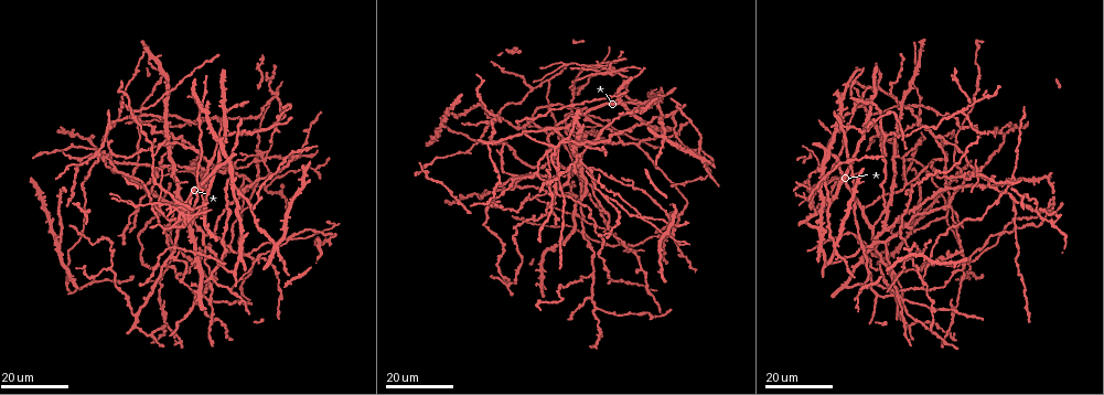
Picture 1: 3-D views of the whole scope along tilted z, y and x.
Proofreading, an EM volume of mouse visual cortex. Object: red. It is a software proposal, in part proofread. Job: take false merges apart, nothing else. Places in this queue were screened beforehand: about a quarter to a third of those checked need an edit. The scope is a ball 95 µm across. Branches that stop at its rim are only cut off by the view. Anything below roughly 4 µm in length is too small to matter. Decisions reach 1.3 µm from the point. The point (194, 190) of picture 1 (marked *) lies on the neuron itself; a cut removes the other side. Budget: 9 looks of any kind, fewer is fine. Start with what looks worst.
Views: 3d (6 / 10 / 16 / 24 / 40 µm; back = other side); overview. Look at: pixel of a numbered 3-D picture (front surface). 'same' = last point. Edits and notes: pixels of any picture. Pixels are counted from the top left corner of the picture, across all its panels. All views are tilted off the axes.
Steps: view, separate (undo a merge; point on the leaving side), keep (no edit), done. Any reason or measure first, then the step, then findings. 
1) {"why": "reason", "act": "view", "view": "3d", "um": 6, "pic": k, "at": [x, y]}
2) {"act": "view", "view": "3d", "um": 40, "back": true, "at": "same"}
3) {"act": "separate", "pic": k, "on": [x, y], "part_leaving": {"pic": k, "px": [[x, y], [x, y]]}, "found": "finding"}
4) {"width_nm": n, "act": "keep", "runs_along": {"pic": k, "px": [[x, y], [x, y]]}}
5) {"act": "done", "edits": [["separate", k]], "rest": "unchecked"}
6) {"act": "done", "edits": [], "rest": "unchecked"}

{"why": "three-way junction", "act": "view", "view": "3d", "um": 24, "pic": 1, "at": [198, 111]}

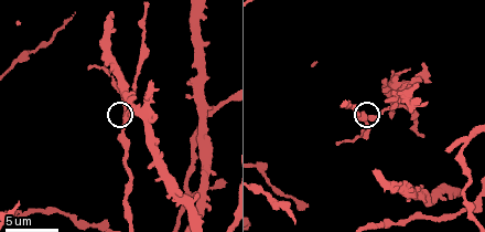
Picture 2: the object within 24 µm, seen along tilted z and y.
{"act": "view", "view": "3d", "um": 6, "pic": 2, "at": [368, 123]}

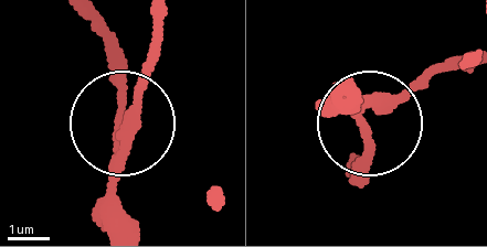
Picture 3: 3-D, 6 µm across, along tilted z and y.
{"act": "keep", "runs_along": {"pic": 3, "px": [[163, 21], [145, 90], [122, 124], [117, 45]]}, "found": "one neuron here"}

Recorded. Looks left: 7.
{"why": "three-way junction", "act": "view", "view": "3d", "um": 16, "pic": 1, "at": [171, 209]}

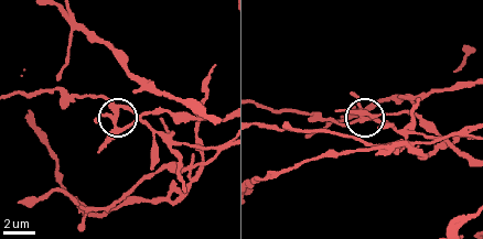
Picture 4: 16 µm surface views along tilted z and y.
{"act": "view", "view": "3d", "um": 10, "pic": 4, "at": [128, 125]}

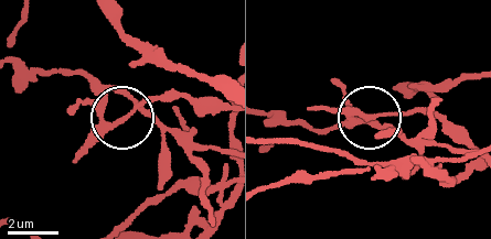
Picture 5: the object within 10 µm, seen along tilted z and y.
{"width_nm": 190, "act": "separate", "pic": 5, "on": [113, 86], "part_leaving": {"pic": 5, "px": [[100, 121], [106, 97], [123, 91], [198, 142], [226, 150]]}, "found": "two neurons meet here"}

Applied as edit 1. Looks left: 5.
{"act": "view", "view": "overview"}

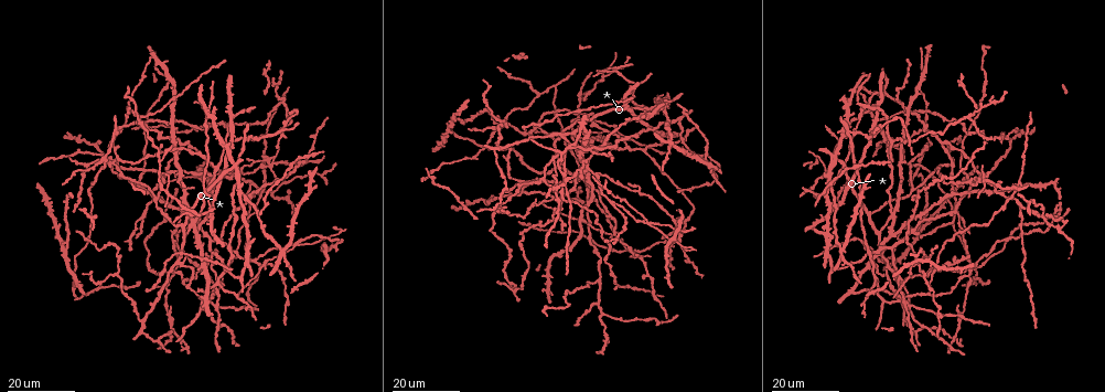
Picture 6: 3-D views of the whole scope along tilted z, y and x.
{"why": "branch point", "act": "view", "view": "3d", "um": 16, "pic": 6, "at": [851, 131]}

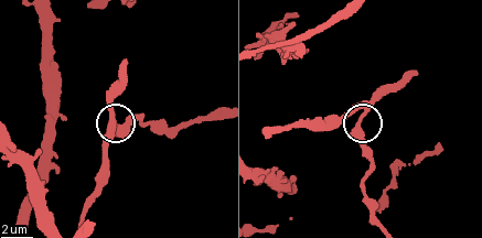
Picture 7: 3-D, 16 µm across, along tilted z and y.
{"why": "zoom in", "act": "view", "view": "3d", "um": 10, "pic": 7, "at": [362, 115]}

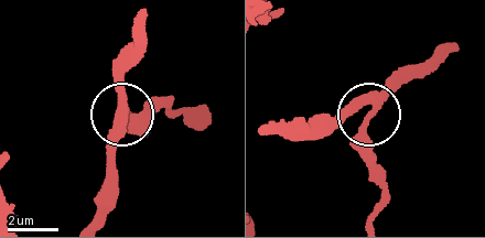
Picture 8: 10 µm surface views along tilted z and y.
{"act": "keep", "runs_along": {"pic": 8, "px": [[93, 215], [108, 142], [122, 115], [112, 72]]}, "found": "all the same neuron"}

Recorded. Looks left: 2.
{"why": "three-way junction", "act": "view", "view": "3d", "um": 24, "pic": 6, "at": [142, 74]}

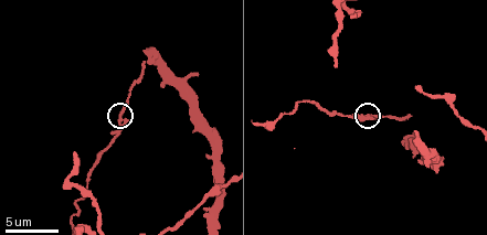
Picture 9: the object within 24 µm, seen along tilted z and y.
{"why": "zoom in", "act": "view", "view": "3d", "um": 6, "pic": 9, "at": [122, 119]}

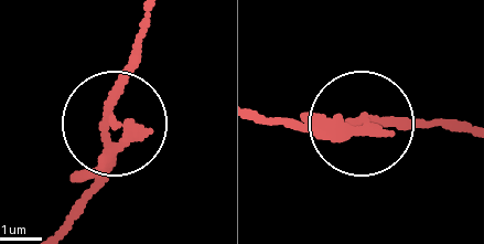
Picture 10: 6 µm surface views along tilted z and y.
{"act": "keep", "runs_along": {"pic": 10, "px": [[64, 220], [111, 137], [142, 21]]}, "found": "all the same neuron"}

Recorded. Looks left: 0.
{"act": "done", "edits": [["separate", 5]], "rest": "unchecked"}

